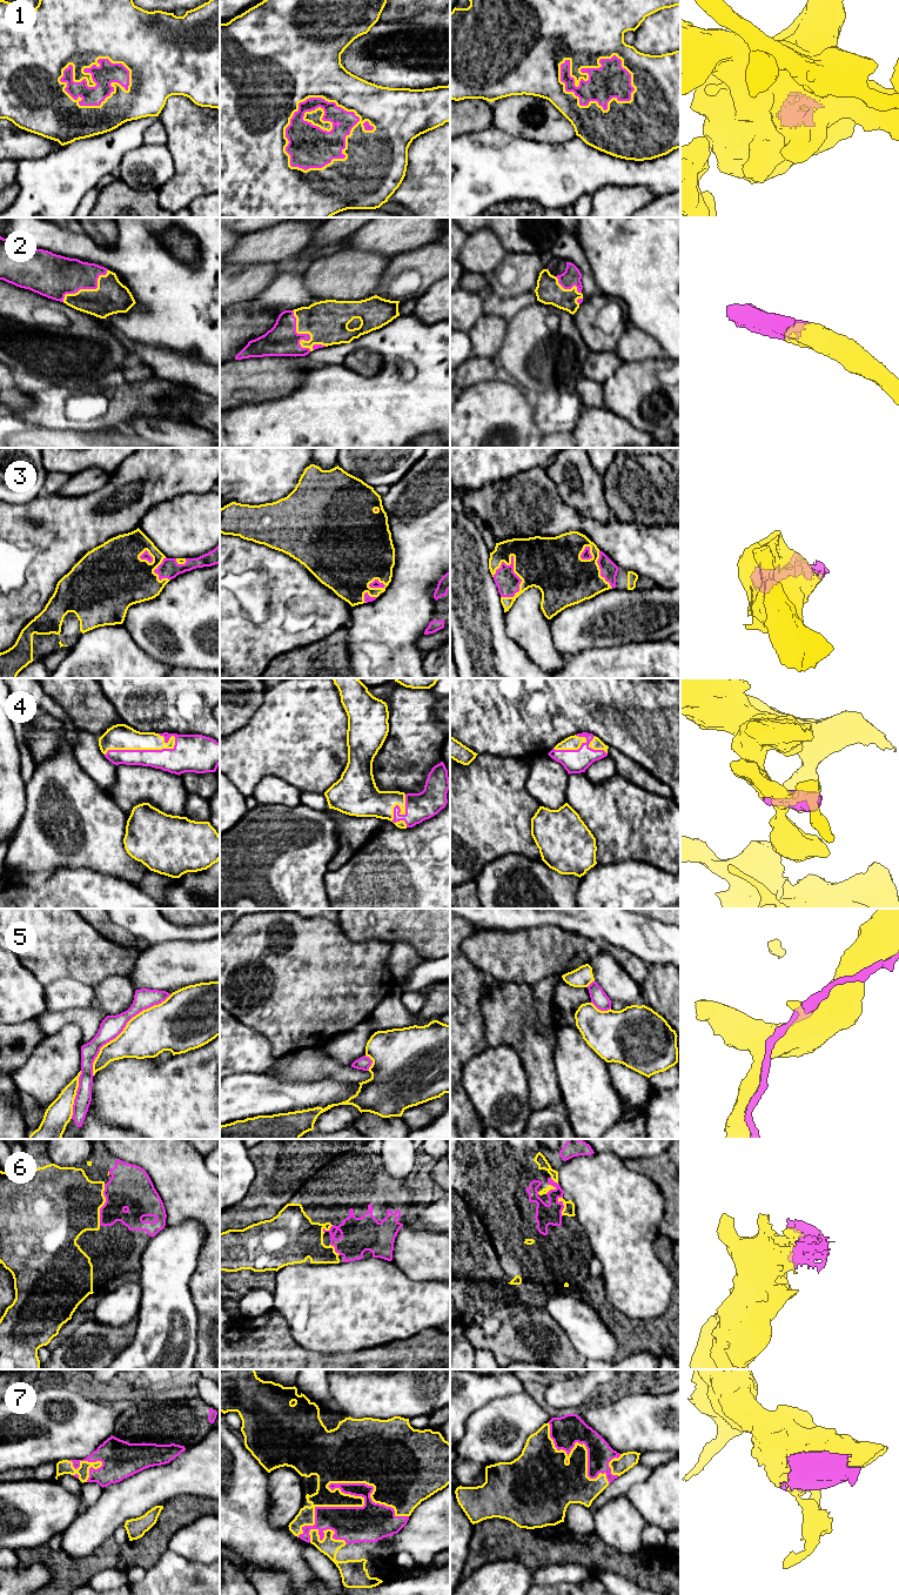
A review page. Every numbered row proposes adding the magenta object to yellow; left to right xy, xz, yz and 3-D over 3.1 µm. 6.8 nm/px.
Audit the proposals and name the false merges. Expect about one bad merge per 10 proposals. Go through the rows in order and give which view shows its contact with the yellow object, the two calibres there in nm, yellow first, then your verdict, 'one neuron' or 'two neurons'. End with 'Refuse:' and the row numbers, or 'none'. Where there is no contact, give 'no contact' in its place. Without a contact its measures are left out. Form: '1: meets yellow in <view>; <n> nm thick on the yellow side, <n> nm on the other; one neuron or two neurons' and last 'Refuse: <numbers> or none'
1: meets yellow in yz; 300 nm thick on the yellow side, 240 nm on the other; one neuron
2: meets yellow in xz; 280 nm thick on the yellow side, 220 nm on the other; one neuron
3: meets yellow in yz; 380 nm thick on the yellow side, 160 nm on the other; one neuron
4: meets yellow in xy; 180 nm thick on the yellow side, 180 nm on the other; one neuron
5: meets yellow in xy; 320 nm thick on the yellow side, 150 nm on the other; one neuron
6: meets yellow in xy; 440 nm thick on the yellow side, 300 nm on the other; one neuron
7: meets yellow in xz; 360 nm thick on the yellow side, 240 nm on the other; one neuron
Refuse: none

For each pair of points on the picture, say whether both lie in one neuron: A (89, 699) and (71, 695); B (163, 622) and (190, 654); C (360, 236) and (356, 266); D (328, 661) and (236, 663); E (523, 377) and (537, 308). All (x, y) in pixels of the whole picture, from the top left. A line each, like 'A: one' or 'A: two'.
A: one
B: one
C: two
D: two
E: one

